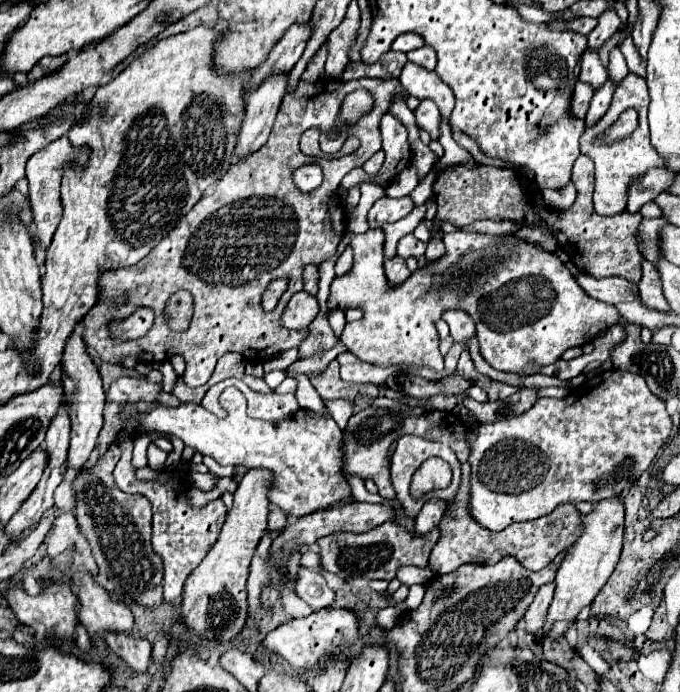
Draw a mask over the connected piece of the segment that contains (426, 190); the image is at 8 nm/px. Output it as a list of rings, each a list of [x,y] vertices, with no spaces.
[[[441,170],[430,172],[410,194],[415,206],[424,204],[427,199],[433,194],[433,185],[438,178]]]

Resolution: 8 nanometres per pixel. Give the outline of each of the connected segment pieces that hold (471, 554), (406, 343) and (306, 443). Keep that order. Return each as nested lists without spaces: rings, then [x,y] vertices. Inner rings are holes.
[[[465,462],[461,466],[461,486],[457,490],[457,498],[453,498],[453,502],[445,510],[445,516],[441,518],[441,536],[429,556],[429,567],[435,575],[443,576],[457,570],[463,564],[497,564],[505,556],[515,556],[521,562],[521,566],[537,572],[543,570],[557,554],[565,552],[581,534],[581,514],[573,504],[561,504],[547,516],[511,524],[501,532],[485,530],[467,512],[469,476],[471,466],[469,462]]]
[[[382,228],[369,229],[365,234],[353,236],[351,248],[355,254],[353,268],[347,276],[335,278],[331,284],[331,294],[327,306],[333,308],[361,308],[365,316],[359,322],[349,322],[341,334],[341,342],[357,358],[375,366],[429,366],[433,370],[443,370],[443,356],[439,354],[435,322],[441,318],[443,310],[463,308],[477,324],[477,338],[481,356],[501,372],[513,372],[519,376],[531,374],[531,360],[539,366],[549,366],[561,360],[563,352],[575,346],[583,346],[585,340],[593,340],[619,320],[615,306],[589,298],[581,286],[575,282],[573,274],[563,266],[563,262],[533,244],[519,242],[513,236],[487,236],[453,232],[445,234],[445,256],[435,260],[429,268],[417,270],[411,278],[391,288],[384,272],[384,232]]]
[[[227,388],[221,394],[221,406],[227,410],[225,420],[213,416],[199,404],[181,404],[179,408],[163,404],[151,406],[147,414],[137,414],[137,420],[141,424],[141,432],[159,430],[175,434],[185,442],[185,446],[215,458],[221,466],[231,464],[247,470],[269,470],[269,502],[277,504],[287,516],[303,518],[307,514],[327,510],[341,500],[353,502],[351,488],[341,474],[341,430],[333,418],[313,414],[311,410],[297,410],[297,414],[291,414],[281,422],[251,420],[246,413],[246,398],[237,388]]]

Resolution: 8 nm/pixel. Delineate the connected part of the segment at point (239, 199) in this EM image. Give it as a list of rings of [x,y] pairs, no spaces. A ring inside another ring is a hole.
[[[323,78],[313,84],[299,82],[297,90],[283,98],[269,140],[261,150],[243,162],[233,164],[215,186],[215,192],[203,196],[193,210],[181,218],[181,224],[177,224],[141,262],[131,268],[105,272],[99,280],[101,300],[83,318],[83,340],[105,362],[115,362],[123,356],[143,358],[145,362],[163,362],[181,354],[185,358],[183,380],[189,388],[203,386],[211,378],[217,360],[227,352],[239,352],[247,362],[265,362],[283,350],[297,348],[307,334],[287,334],[281,326],[281,312],[289,298],[303,290],[303,268],[307,264],[321,264],[335,254],[337,244],[347,230],[349,216],[339,202],[329,198],[335,194],[347,172],[363,166],[377,150],[381,150],[379,122],[397,96],[403,100],[409,98],[397,78],[359,78],[351,82]],[[357,88],[369,90],[375,98],[371,114],[363,116],[363,120],[353,126],[353,134],[359,136],[361,148],[339,160],[305,156],[299,150],[301,134],[309,128],[325,132],[327,126],[335,122],[343,98]],[[309,162],[321,166],[323,184],[311,192],[301,192],[293,184],[293,172]],[[263,198],[279,202],[263,202]],[[279,276],[289,278],[289,288],[273,312],[263,312],[261,294],[269,282]],[[177,290],[189,290],[195,300],[193,320],[187,332],[181,334],[171,332],[163,316],[165,302]],[[121,296],[129,296],[129,304],[113,308],[113,298],[117,300]],[[141,306],[149,306],[155,312],[153,328],[137,340],[113,342],[107,330],[109,322],[113,318],[127,318]]]

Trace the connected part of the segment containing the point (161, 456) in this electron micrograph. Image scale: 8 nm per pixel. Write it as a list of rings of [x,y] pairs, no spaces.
[[[151,443],[147,449],[148,467],[153,470],[163,470],[168,453]]]

